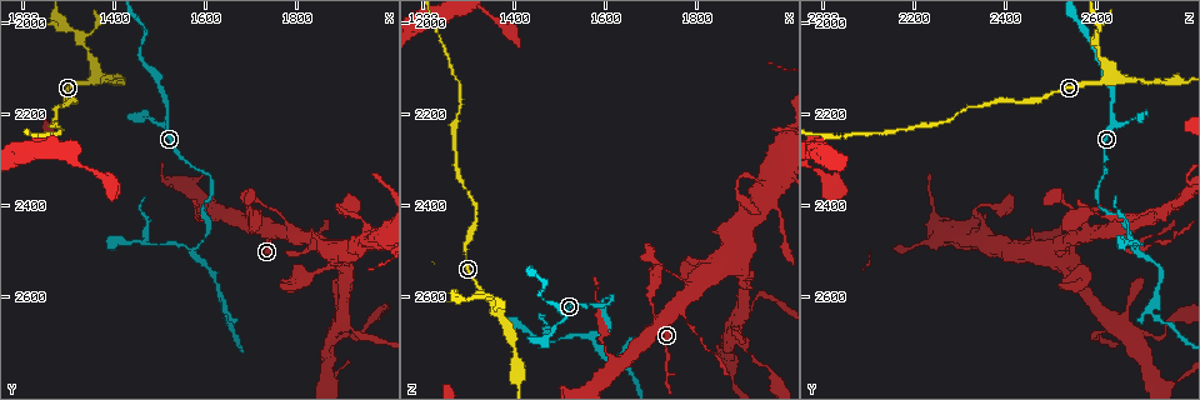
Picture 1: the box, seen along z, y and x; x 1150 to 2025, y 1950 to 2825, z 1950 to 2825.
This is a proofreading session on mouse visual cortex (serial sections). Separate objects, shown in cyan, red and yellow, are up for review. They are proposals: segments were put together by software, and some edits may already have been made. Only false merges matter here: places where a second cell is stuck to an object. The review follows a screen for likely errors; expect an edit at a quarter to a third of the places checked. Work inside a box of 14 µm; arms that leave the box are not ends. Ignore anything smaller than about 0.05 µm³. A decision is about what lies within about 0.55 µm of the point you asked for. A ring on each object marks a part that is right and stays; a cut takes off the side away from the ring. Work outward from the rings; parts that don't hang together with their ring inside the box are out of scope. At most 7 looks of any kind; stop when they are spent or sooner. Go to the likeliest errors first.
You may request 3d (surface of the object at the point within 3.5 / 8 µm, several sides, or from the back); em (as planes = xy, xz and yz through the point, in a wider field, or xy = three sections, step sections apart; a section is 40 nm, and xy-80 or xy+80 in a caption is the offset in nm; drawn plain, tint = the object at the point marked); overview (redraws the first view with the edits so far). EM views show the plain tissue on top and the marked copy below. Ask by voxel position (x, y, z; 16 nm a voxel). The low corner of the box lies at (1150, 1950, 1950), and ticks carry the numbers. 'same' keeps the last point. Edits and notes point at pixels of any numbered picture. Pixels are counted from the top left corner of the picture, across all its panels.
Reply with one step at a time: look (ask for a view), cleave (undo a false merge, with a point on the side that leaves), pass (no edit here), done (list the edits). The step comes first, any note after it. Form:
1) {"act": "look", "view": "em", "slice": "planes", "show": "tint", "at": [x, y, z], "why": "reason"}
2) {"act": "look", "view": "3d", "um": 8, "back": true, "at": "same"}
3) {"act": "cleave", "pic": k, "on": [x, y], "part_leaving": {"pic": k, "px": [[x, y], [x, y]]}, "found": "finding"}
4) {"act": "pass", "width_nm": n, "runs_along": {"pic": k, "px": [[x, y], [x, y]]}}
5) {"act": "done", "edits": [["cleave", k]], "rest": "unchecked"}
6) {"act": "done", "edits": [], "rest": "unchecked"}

{"act": "look", "view": "3d", "um": 3.5, "at": [1575, 2500, 2685]}

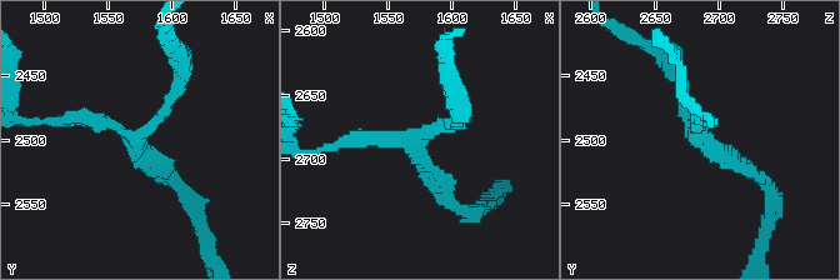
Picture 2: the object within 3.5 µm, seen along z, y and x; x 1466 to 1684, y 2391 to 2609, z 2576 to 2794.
{"act": "look", "view": "em", "slice": "xy", "step": 1, "show": "tint", "at": [1574, 2500, 2684], "arms": 3, "arm_widths_nm": [150, 200, 200]}

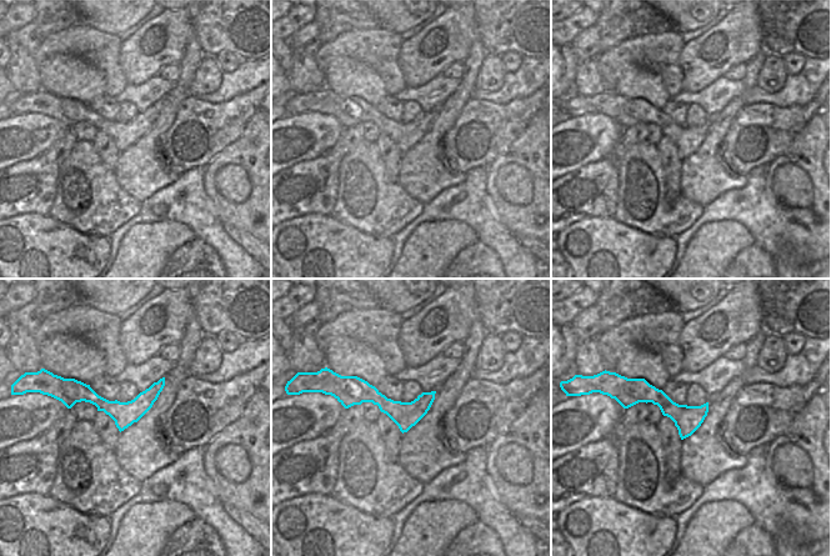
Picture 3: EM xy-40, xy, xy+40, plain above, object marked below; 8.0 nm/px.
{"act": "pass", "runs_along": {"pic": 3, "px": [[161, 382], [136, 407], [70, 396]]}, "found": "one cell here"}

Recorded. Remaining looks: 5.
{"act": "look", "view": "3d", "um": 3.5, "back": true, "at": [1355, 2120, 2630]}

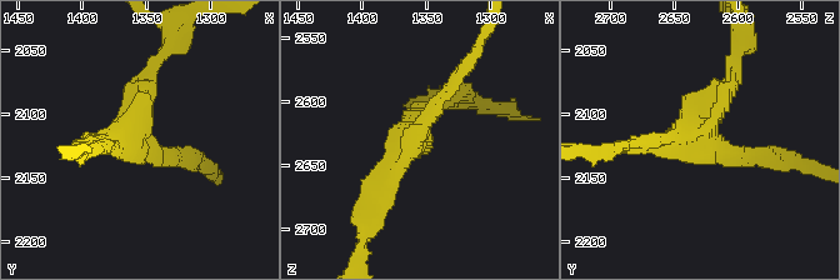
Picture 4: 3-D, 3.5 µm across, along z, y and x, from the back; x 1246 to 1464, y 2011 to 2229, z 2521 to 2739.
{"act": "look", "view": "em", "slice": "xy", "step": 3, "show": "tint", "at": [1358, 2116, 2626], "arms": 3, "arm_widths_nm": [150, 200, 200]}

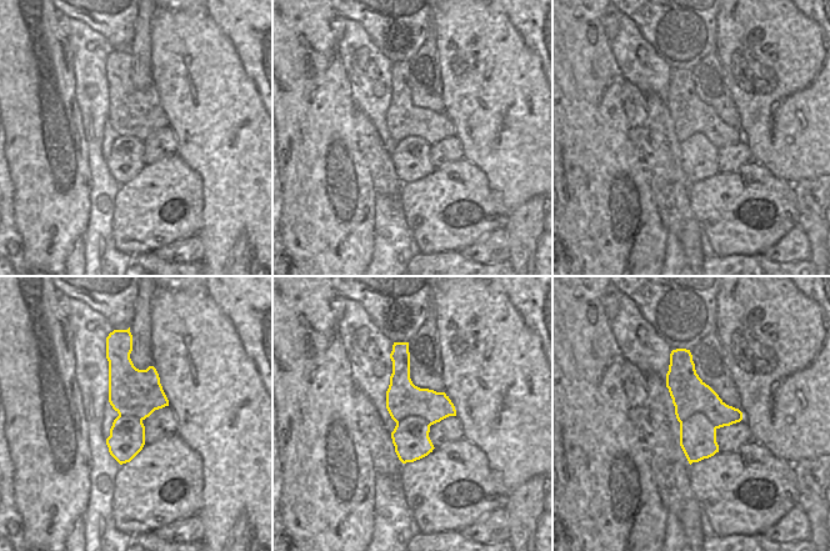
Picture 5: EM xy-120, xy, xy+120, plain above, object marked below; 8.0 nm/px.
{"act": "look", "view": "em", "slice": "xy", "step": 2, "show": "tint", "at": "same"}

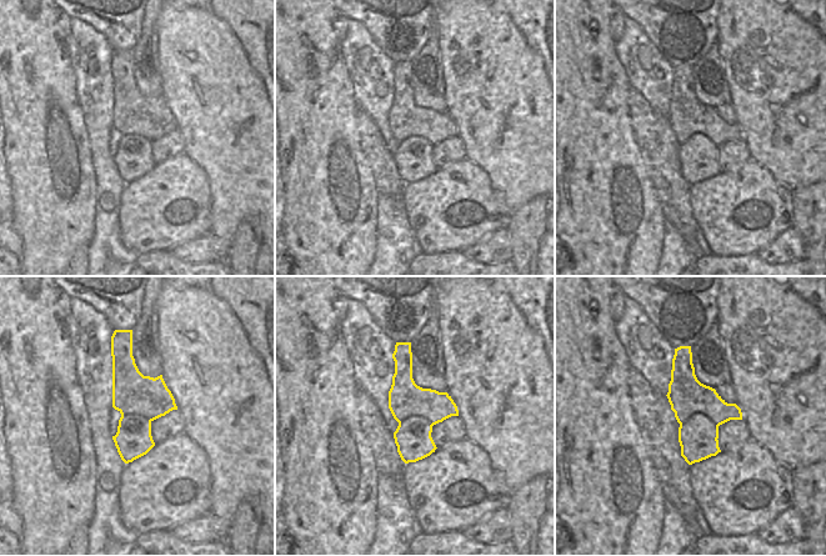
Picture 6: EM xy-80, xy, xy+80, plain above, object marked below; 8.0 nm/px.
{"act": "cleave", "pic": 4, "on": [720, 93], "part_leaving": {"pic": 4, "px": [[704, 131], [730, 85], [740, 35]]}, "found": "two cells meet here"}

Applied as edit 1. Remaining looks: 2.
{"act": "done", "edits": [["cleave", 4]], "rest": "unchecked"}

